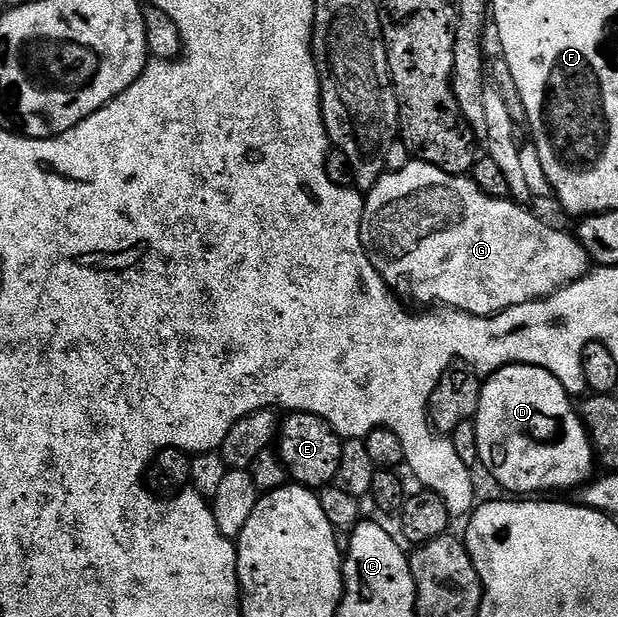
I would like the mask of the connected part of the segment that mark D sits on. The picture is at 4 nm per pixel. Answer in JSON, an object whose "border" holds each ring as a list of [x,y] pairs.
{"border":[[[511,363],[486,376],[481,386],[481,397],[473,420],[476,429],[479,463],[501,486],[515,497],[535,497],[538,491],[578,489],[592,478],[597,467],[597,456],[579,416],[573,396],[549,373],[528,363]]]}

